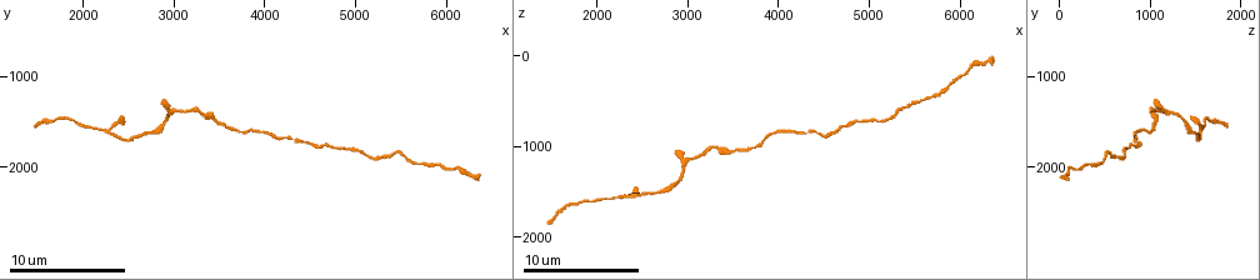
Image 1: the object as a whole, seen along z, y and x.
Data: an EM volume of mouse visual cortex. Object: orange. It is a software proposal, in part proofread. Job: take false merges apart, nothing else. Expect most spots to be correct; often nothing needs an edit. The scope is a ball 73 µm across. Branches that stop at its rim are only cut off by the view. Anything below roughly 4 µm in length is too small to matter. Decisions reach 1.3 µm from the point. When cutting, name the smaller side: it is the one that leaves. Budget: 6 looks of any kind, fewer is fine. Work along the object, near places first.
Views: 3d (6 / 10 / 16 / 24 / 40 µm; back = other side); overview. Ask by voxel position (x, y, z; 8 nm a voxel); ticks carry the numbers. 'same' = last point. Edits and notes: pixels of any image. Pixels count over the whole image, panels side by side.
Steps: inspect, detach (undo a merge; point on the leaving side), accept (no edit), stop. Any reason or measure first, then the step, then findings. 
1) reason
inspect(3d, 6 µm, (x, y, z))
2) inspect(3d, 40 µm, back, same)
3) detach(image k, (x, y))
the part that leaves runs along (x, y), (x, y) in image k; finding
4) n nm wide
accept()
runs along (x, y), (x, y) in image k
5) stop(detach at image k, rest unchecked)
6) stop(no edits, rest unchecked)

thick turns thin
inspect(3d, 16 µm, (3250, 1400, 1050))

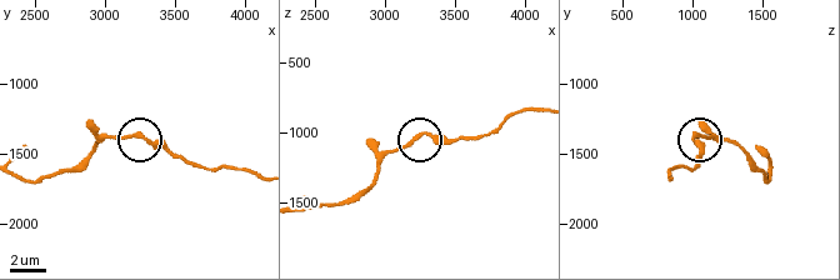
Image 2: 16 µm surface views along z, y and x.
inspect(3d, 6 µm, (3240, 1360, 1020))

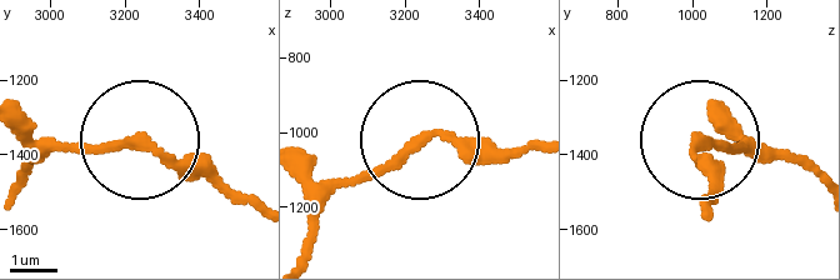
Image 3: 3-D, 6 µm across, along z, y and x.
210 nm wide
accept()
runs along (713, 214), (701, 138), (769, 146) in image 3; continuous, no second cell

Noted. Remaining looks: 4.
thick turns thin
inspect(3d, 10 µm, (5450, 1800, 500))

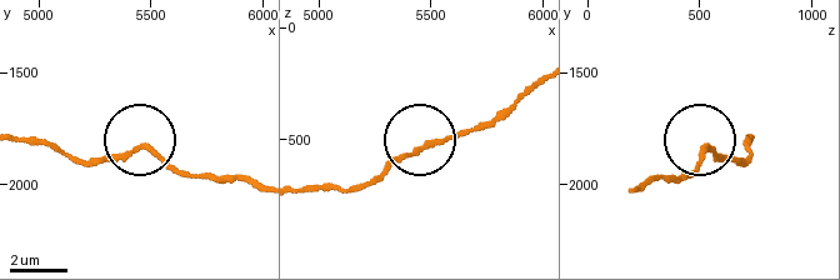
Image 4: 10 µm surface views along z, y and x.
160 nm wide
accept()
runs along (305, 193), (376, 183), (426, 145), (481, 128) in image 4; all the same cell

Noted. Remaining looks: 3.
two arms in line, one across
inspect(3d, 10 µm, (2150, 1550, 1600))

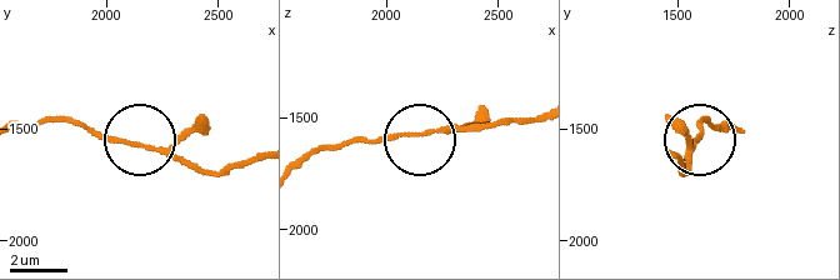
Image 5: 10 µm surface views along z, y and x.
accept()
runs along (535, 115), (330, 146) in image 5; all the same cell

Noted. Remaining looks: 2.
stop(no edits, rest unchecked)

